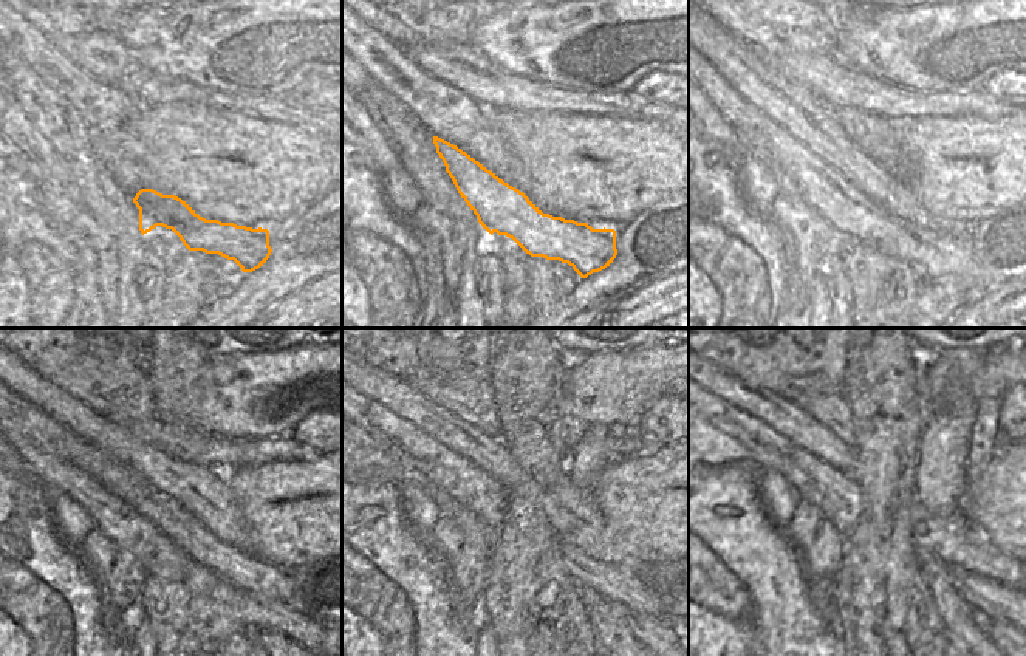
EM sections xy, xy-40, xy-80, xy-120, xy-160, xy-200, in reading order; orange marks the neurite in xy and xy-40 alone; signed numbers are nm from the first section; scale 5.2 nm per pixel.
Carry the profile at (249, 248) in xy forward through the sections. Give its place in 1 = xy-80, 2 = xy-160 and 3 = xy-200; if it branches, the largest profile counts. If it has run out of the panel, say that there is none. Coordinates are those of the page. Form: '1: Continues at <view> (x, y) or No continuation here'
1: Continues at xy-80 (844, 206)
2: Continues at xy-160 (656, 635)
3: Continues at xy-200 (1003, 636)

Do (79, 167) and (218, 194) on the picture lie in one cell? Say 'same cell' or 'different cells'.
different cells

